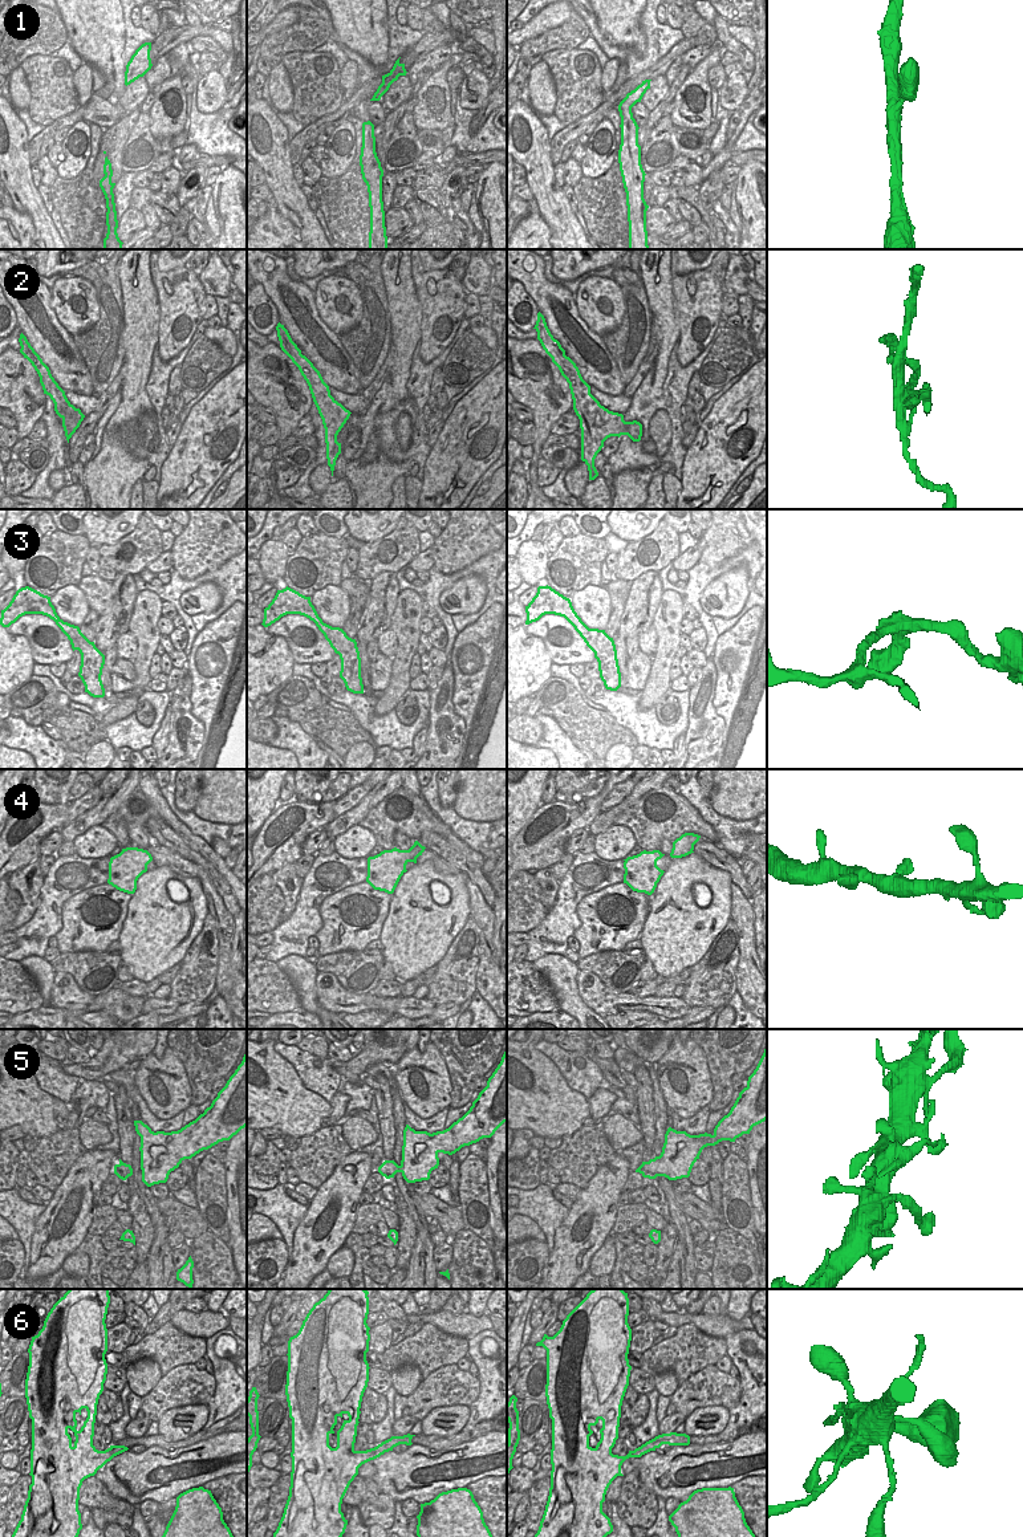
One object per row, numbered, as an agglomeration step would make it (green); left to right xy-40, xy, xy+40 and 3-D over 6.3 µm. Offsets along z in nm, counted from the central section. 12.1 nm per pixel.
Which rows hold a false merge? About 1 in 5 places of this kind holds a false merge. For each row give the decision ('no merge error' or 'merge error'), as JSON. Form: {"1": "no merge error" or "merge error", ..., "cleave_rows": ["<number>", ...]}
{"1": "no merge error", "2": "merge error", "3": "no merge error", "4": "no merge error", "5": "no merge error", "6": "no merge error", "cleave_rows": ["2"]}

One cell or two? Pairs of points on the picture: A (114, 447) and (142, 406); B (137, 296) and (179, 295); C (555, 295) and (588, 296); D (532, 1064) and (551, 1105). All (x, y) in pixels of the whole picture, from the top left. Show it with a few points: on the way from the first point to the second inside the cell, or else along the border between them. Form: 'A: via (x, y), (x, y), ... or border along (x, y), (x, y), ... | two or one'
A: via (114, 435), (114, 426), (130, 410) | one
B: border along (149, 265), (158, 301), (159, 326) | two
C: border along (573, 297), (577, 314), (588, 325) | two
D: via (535, 1074), (536, 1090), (540, 1094) | one

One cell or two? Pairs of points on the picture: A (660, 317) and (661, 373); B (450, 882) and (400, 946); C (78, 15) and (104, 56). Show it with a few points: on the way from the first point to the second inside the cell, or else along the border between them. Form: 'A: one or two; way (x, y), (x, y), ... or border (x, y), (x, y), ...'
A: one; way (666, 330), (662, 360)
B: one; way (454, 901), (429, 928), (418, 932)
C: one; way (89, 25), (97, 33), (101, 45)

